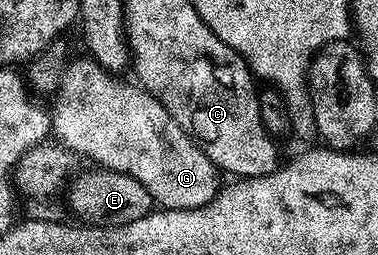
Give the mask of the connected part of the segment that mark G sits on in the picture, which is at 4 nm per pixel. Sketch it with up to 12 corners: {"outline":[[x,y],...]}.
{"outline":[[66,67],[52,134],[164,210],[218,195],[201,145],[141,86]]}

